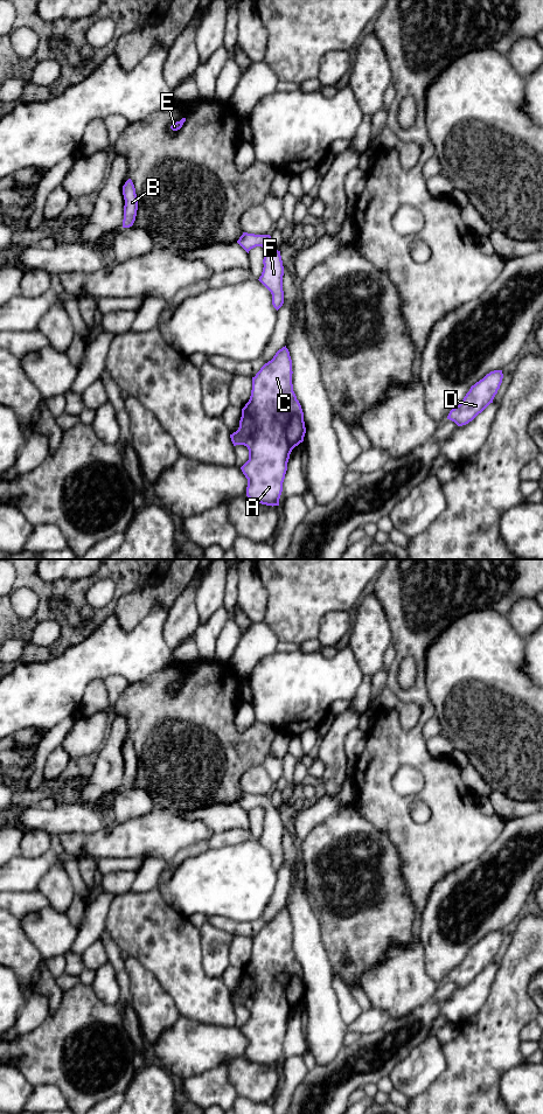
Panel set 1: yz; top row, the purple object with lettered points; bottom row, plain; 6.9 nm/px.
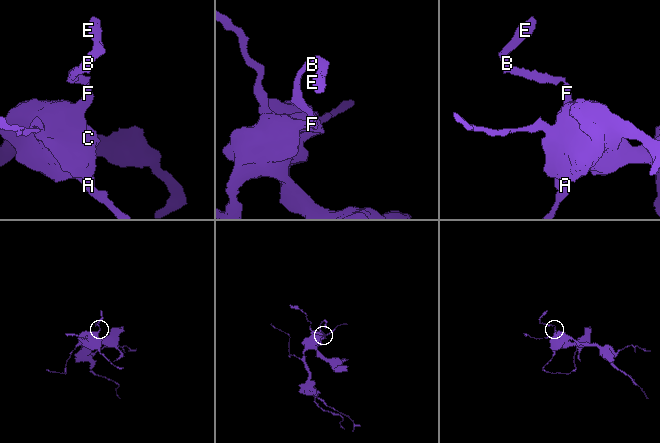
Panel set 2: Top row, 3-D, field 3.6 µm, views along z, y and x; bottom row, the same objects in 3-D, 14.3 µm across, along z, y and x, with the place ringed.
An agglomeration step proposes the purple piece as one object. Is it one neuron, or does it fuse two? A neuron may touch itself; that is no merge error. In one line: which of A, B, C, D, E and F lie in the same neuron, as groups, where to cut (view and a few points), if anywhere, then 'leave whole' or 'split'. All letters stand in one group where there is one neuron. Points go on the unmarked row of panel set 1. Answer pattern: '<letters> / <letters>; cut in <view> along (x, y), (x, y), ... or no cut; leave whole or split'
A B C D E F; no cut; leave whole

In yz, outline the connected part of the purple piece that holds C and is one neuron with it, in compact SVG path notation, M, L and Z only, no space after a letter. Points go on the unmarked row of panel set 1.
M285 906L252 938L251 956L242 969L239 988L230 995L234 1007L244 1005L249 1010L249 1021L241 1028L248 1039L246 1057L272 1067L279 1066L290 1015L304 1002L306 994L304 973L293 952L292 934L292 920Z

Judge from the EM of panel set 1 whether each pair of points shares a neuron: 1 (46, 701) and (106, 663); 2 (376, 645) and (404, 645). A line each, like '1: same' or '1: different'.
1: same
2: different

